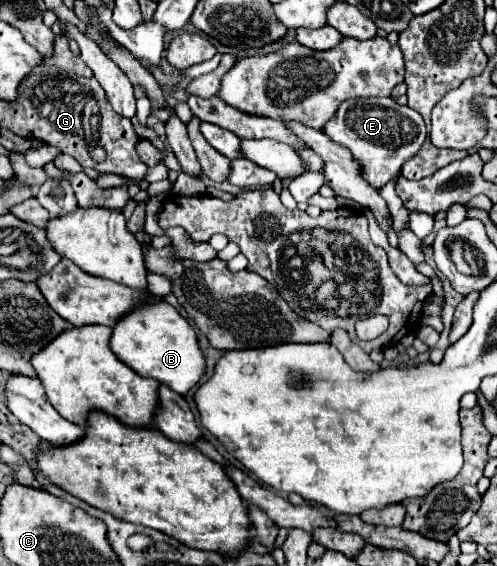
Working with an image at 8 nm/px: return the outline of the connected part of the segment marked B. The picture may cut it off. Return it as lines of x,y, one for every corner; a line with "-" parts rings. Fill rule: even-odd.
154,295
150,297
150,303
130,311
114,325
110,347
116,357
138,375
156,379
158,383
168,385
172,391
186,395
206,373
206,359
198,345
196,331
172,305
166,303
166,299

